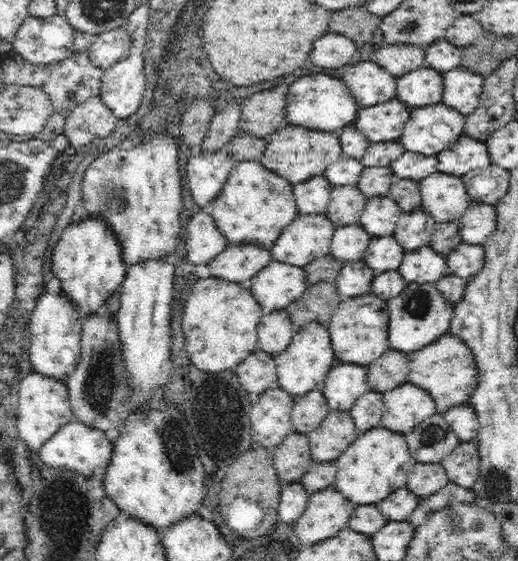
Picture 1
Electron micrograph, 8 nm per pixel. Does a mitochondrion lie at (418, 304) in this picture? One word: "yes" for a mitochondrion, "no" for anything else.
yes

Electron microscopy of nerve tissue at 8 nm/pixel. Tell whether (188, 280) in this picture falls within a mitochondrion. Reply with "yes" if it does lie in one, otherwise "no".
no

